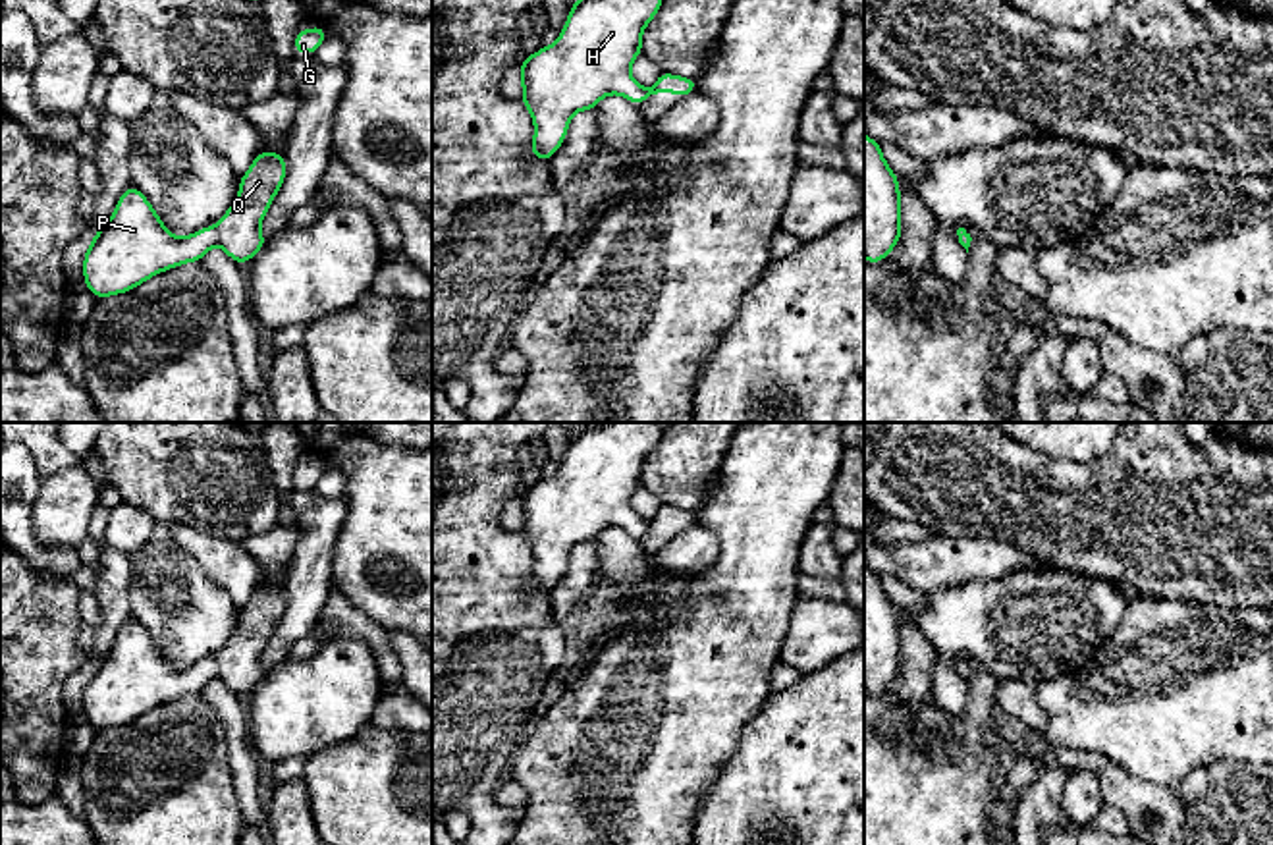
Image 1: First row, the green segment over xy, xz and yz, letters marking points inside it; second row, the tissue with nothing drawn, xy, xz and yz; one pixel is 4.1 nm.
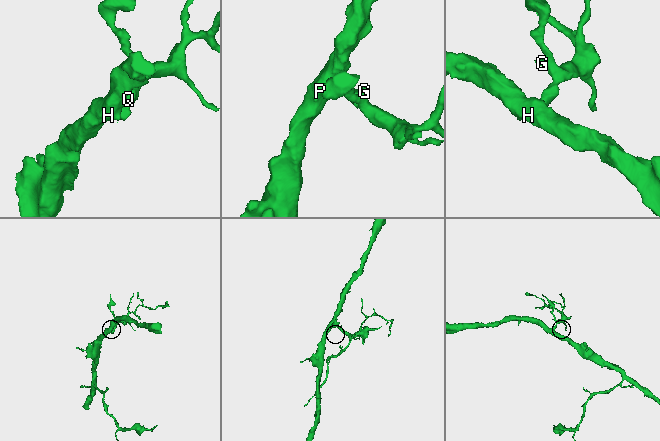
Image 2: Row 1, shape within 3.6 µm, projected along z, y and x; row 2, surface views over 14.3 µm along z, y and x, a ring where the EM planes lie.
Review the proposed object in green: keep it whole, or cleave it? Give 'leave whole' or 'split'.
split

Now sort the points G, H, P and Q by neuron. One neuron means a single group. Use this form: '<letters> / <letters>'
G Q / H P

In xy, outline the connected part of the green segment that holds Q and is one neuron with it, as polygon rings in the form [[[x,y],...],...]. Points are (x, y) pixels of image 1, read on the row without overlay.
[[[260,583],[239,612],[233,637],[214,656],[218,677],[243,698],[266,677],[260,656],[285,613],[285,586]]]

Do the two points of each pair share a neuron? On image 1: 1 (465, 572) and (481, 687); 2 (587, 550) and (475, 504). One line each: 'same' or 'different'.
1: different
2: different

